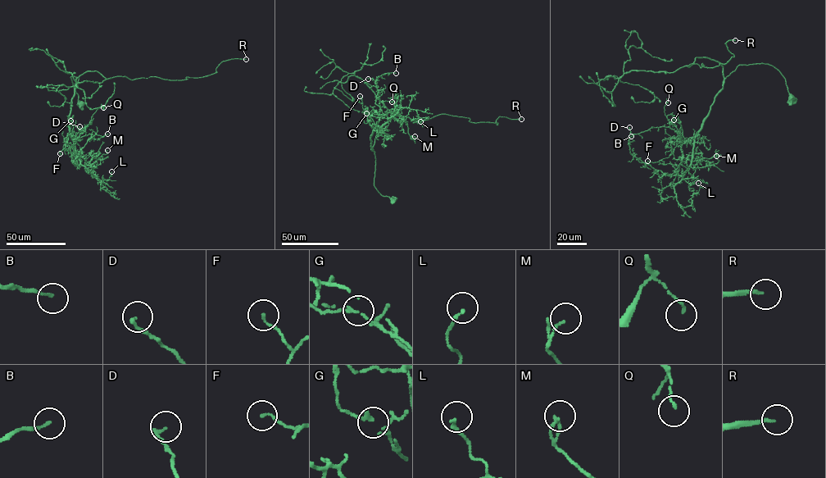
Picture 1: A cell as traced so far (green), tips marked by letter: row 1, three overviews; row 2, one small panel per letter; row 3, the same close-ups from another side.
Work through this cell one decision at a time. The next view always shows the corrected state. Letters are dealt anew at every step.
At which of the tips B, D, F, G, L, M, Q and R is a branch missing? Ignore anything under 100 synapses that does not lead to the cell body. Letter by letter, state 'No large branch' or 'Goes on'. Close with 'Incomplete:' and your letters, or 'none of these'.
B: No large branch
D: No large branch
F: No large branch
G: No large branch
L: No large branch
M: No large branch
Q: No large branch
R: Goes on
Incomplete: R

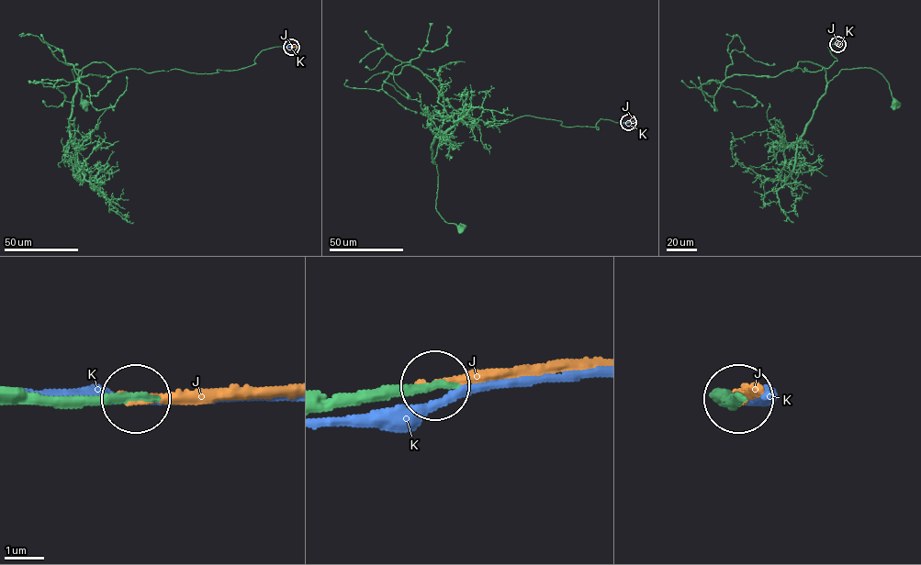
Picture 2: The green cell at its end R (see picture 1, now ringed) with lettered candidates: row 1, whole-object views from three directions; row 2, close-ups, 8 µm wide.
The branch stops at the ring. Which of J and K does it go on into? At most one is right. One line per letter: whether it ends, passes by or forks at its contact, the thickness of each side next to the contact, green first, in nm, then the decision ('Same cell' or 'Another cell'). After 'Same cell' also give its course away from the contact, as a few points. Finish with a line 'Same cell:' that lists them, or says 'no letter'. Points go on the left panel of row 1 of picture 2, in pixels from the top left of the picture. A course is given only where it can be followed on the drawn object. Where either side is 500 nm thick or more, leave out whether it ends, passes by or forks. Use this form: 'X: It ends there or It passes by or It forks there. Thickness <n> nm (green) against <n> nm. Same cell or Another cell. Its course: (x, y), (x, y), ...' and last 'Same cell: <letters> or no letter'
J: It ends there. Thickness 240 nm (green) against 200 nm. Same cell
K: It passes by. Thickness 180 nm (green) against 200 nm. Another cell
Same cell: J

